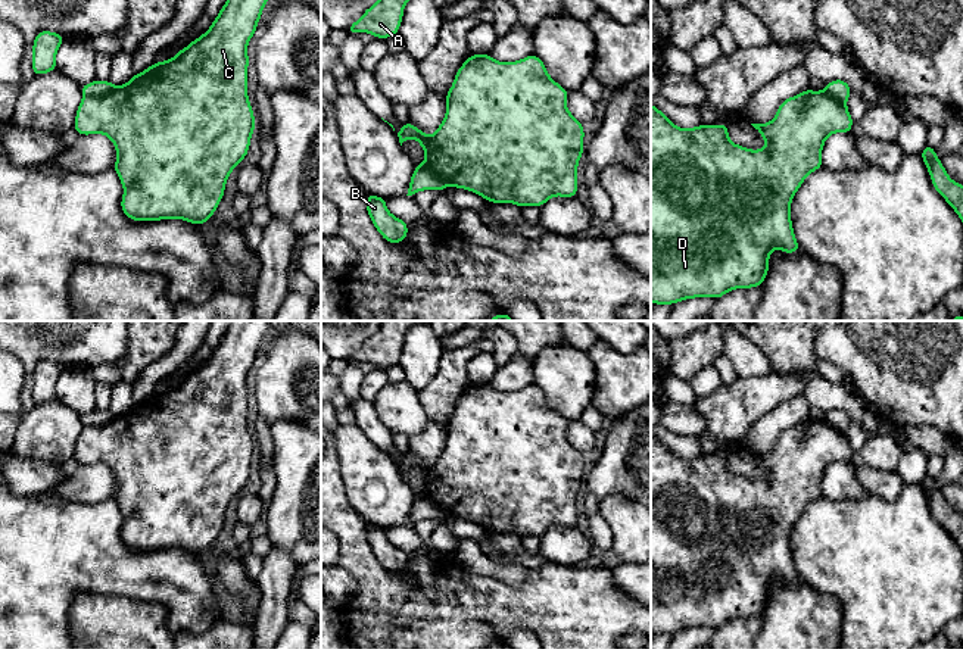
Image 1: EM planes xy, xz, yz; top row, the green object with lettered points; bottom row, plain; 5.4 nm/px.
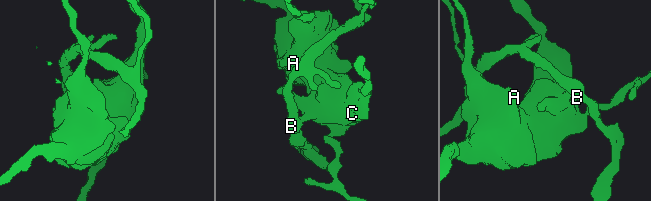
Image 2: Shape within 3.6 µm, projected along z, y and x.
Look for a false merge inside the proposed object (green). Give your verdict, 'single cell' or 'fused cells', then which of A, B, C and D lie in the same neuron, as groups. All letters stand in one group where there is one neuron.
fused cells; A C D / B

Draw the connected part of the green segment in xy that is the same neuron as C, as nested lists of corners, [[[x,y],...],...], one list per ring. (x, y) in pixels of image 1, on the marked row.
[[[227,0],[211,28],[172,59],[155,62],[102,97],[84,97],[74,130],[78,134],[105,134],[116,149],[118,174],[124,196],[121,209],[133,221],[184,219],[200,225],[211,219],[222,200],[231,171],[246,157],[255,132],[253,109],[247,97],[247,44],[268,0]]]

